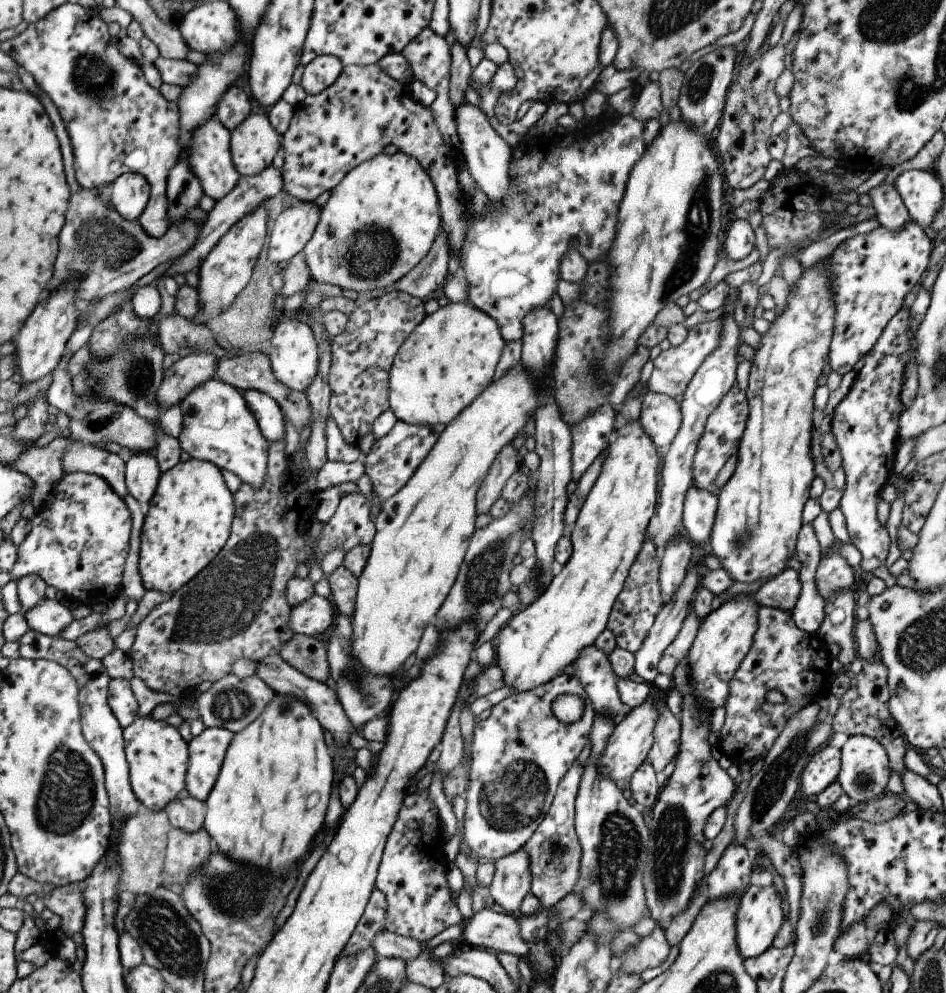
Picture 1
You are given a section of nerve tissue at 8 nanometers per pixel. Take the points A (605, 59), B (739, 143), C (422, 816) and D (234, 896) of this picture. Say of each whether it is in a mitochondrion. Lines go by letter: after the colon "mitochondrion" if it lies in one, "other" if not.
A: other
B: other
C: other
D: mitochondrion

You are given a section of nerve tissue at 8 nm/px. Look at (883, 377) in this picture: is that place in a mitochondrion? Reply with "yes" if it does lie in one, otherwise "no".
no

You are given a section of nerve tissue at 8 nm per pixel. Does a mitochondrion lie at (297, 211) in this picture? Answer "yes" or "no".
no

